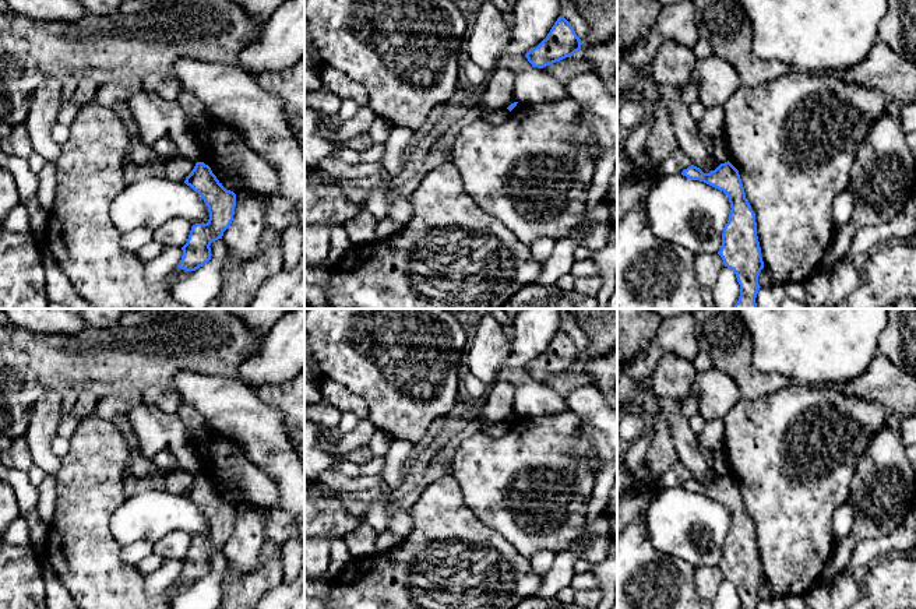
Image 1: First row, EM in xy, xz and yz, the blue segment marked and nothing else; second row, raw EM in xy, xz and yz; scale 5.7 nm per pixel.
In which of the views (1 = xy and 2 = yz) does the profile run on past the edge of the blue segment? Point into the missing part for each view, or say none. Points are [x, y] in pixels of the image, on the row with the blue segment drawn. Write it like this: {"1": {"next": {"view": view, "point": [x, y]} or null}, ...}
{"1": {"next": null}, "2": {"next": null}}

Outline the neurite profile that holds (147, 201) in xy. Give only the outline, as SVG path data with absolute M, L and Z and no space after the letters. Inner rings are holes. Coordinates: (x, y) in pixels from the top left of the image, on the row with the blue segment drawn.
M145 173L133 176L110 207L110 221L123 233L138 228L154 232L173 218L184 218L193 226L207 223L209 212L201 196L186 183Z

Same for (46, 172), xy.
M38 162L35 170L39 179L38 201L42 210L49 214L53 208L57 187L57 165L53 162Z

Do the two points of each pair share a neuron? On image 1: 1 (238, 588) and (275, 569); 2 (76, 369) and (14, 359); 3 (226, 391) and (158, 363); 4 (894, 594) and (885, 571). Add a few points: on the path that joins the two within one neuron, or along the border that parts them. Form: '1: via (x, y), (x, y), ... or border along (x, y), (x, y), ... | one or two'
1: via (247, 588), (266, 577) | one
2: via (60, 362), (30, 361) | one
3: border along (211, 375), (179, 372), (169, 383) | two
4: via (894, 588), (890, 577) | one

